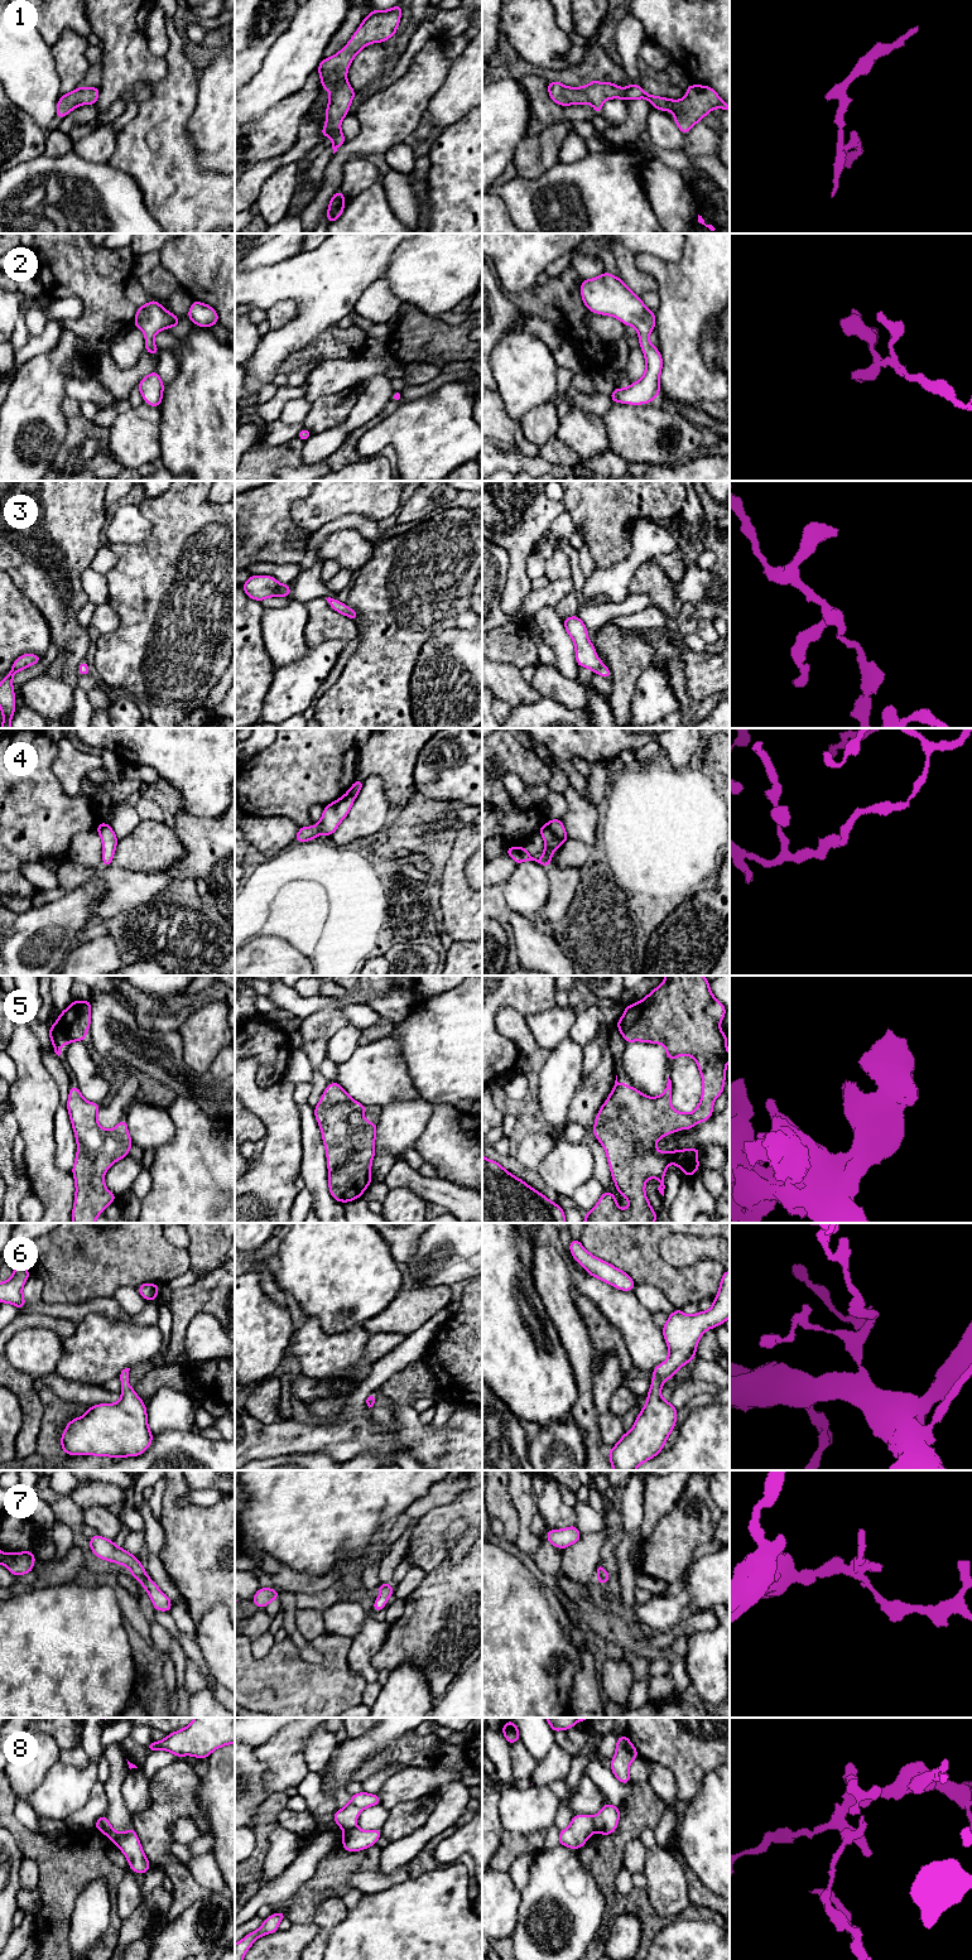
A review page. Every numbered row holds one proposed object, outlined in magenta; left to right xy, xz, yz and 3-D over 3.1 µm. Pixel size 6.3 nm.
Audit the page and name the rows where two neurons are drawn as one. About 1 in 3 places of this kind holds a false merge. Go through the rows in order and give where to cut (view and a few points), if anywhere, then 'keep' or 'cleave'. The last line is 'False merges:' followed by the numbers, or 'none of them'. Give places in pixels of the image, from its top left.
1: cut none; keep
2: cut none; keep
3: cut none; keep
4: cut yz (547, 823), (561, 843); cleave
5: cut none; keep
6: cut none; keep
7: cut none; keep
8: cut yz (591, 1818), (595, 1830); cleave
False merges: 4, 8

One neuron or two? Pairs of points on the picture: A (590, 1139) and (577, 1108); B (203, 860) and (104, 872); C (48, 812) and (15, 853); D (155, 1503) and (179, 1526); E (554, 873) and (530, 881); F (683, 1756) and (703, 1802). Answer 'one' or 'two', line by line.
A: one
B: one
C: one
D: two
E: two
F: two

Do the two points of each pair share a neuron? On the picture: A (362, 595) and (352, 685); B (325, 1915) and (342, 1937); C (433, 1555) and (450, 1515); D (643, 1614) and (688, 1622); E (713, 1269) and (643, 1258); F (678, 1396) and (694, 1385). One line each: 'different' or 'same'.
A: same
B: different
C: same
D: different
E: same
F: same

